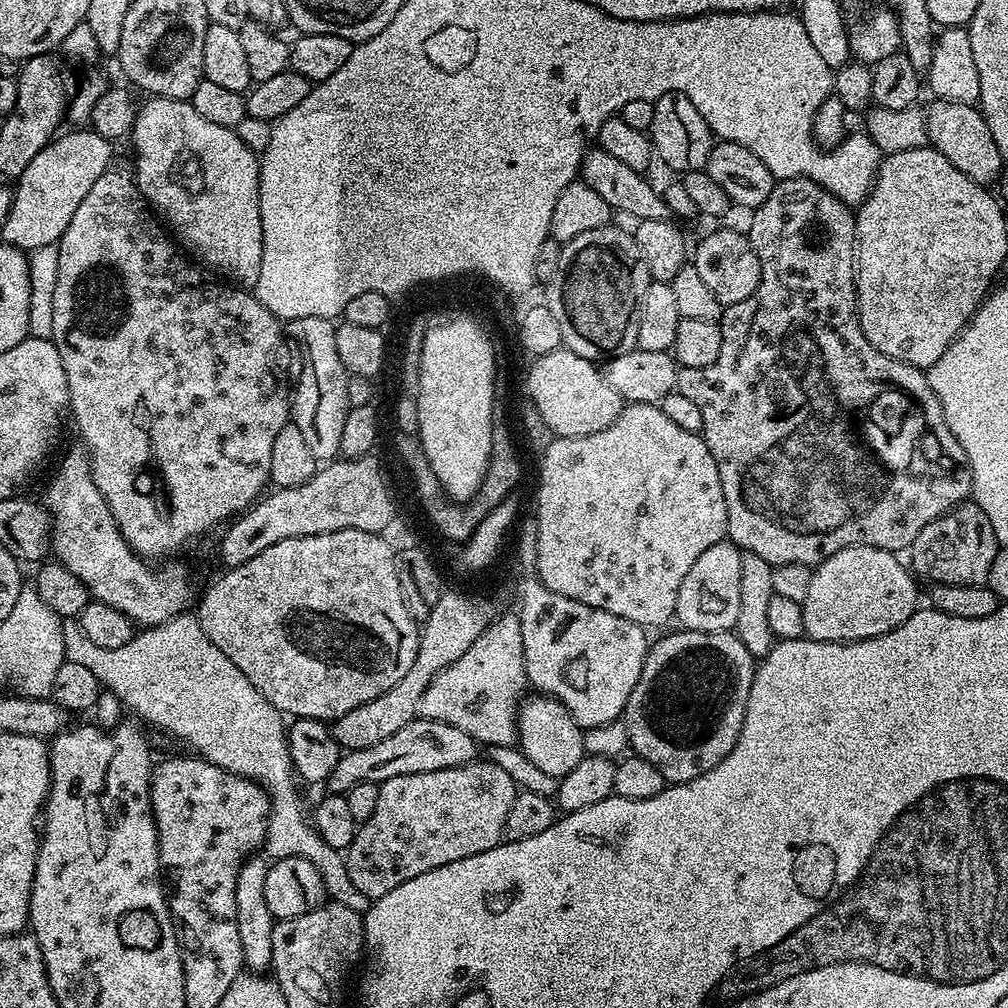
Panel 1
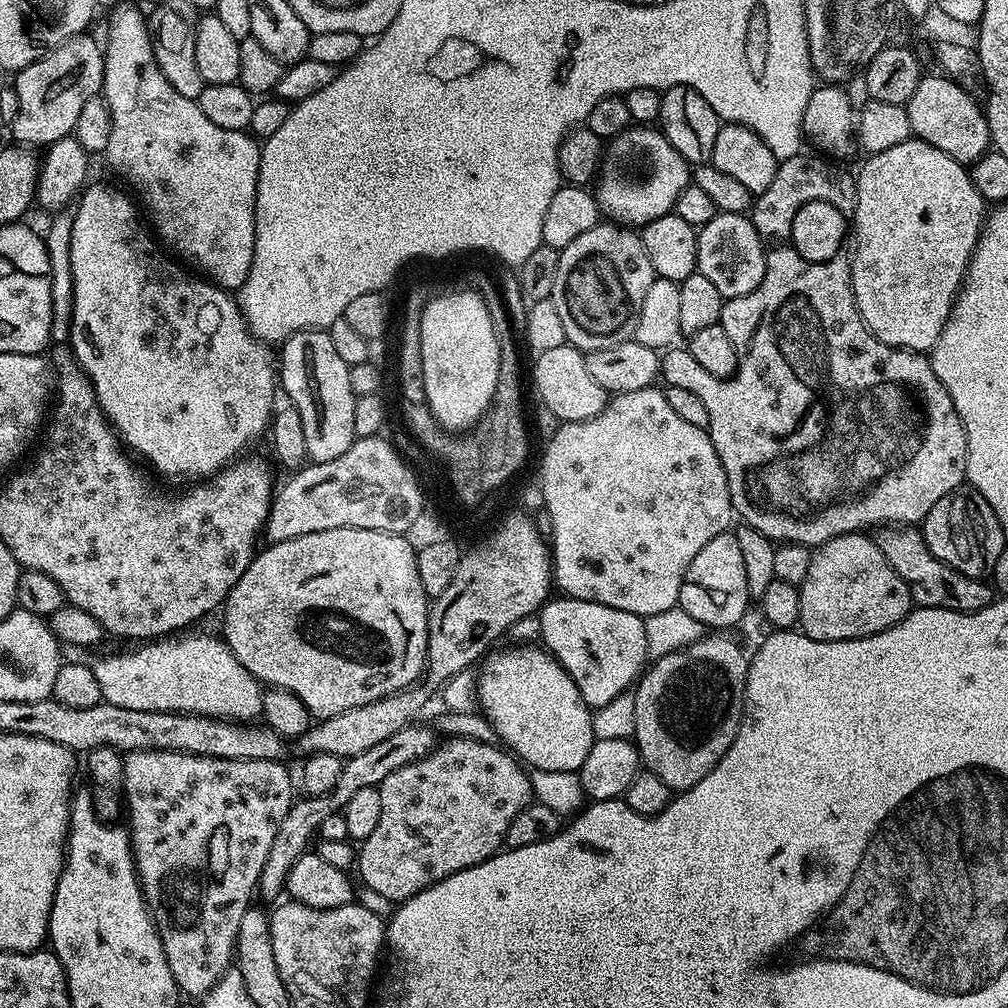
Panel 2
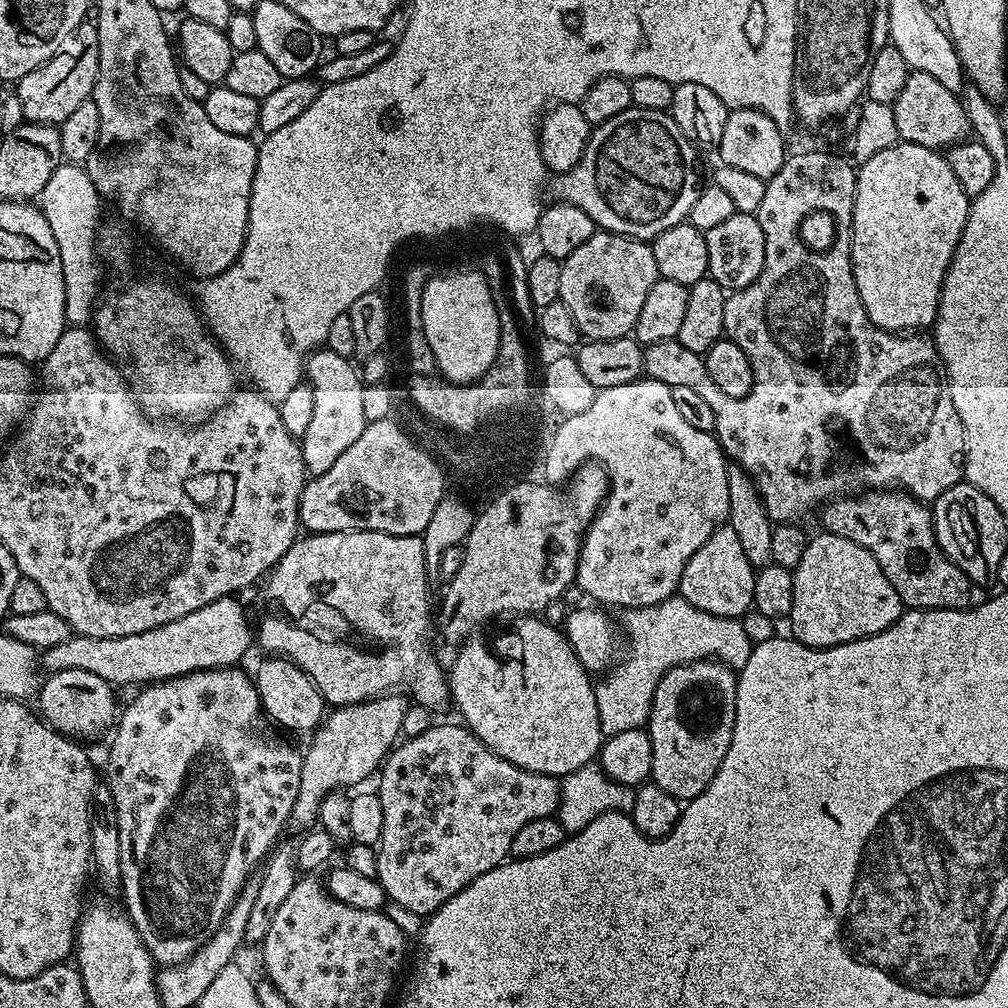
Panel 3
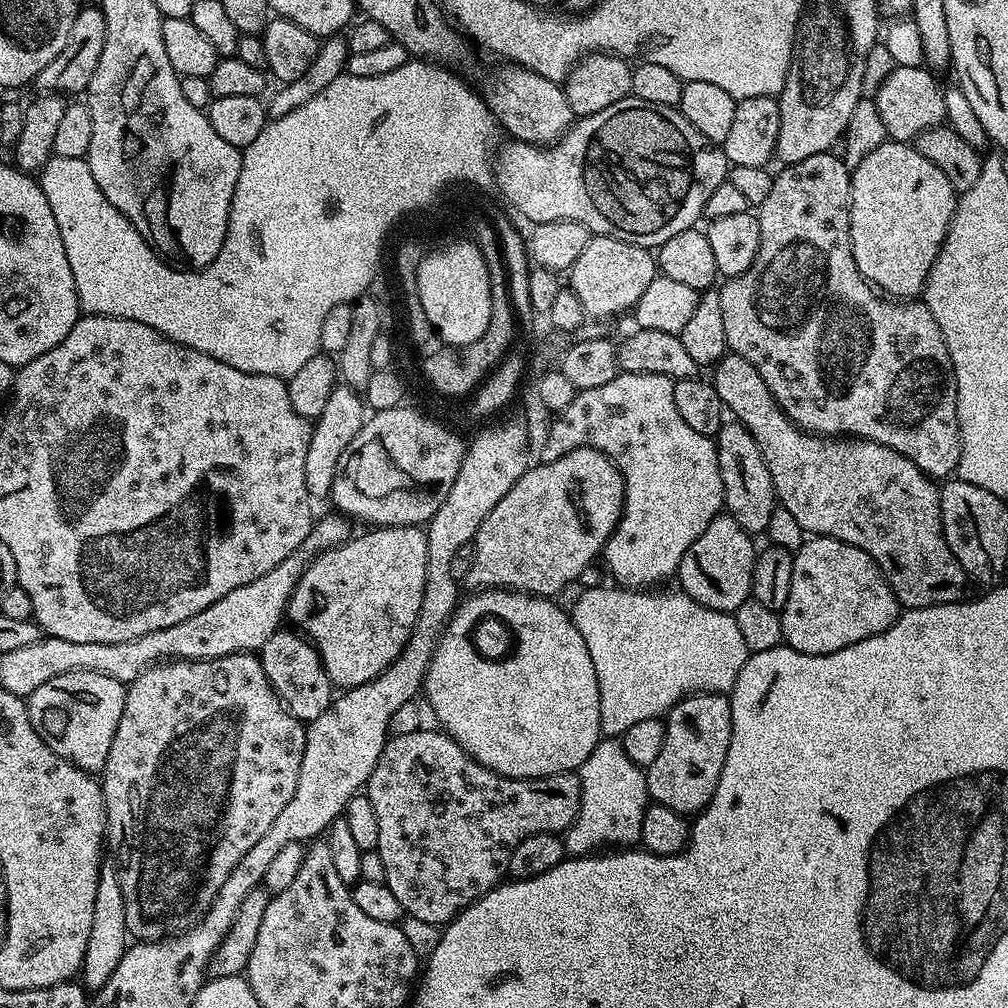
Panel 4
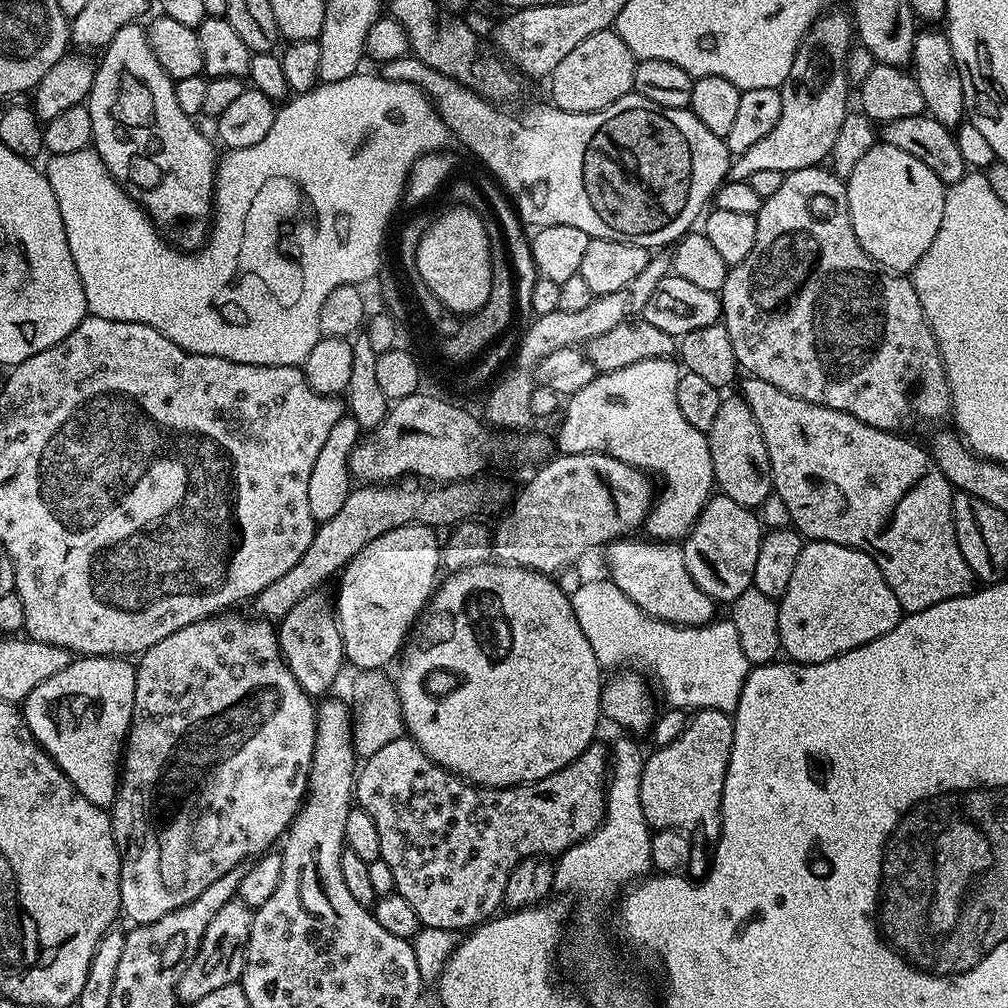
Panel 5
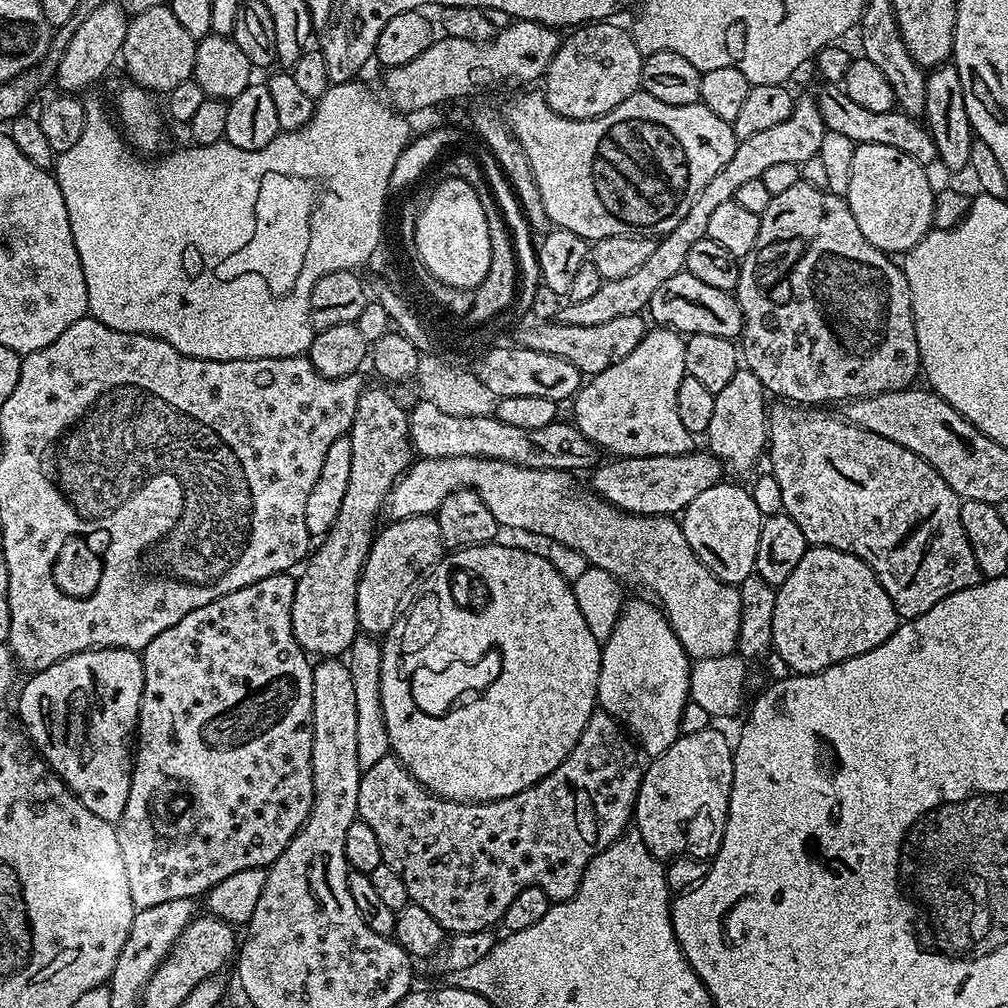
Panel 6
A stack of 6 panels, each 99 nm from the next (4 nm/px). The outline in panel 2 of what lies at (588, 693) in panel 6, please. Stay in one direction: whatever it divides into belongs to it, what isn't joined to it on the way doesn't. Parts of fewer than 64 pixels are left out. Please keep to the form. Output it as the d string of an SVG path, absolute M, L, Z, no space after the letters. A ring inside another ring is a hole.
M543 647L508 648L505 652L498 653L476 676L476 699L479 711L494 726L501 741L529 769L576 772L582 766L582 762L586 762L586 754L590 754L590 746L594 739L593 709L589 708L588 703L582 698L570 674L566 674L566 670L551 652Z

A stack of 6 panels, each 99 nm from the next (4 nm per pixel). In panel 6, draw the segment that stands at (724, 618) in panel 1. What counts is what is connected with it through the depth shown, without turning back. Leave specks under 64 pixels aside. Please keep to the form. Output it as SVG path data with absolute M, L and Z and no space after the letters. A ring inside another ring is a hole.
M721 482L702 490L690 506L686 506L680 520L680 528L690 542L690 550L698 554L702 566L710 570L722 582L739 586L756 570L758 558L758 534L764 525L764 517L755 504L751 491L740 484Z

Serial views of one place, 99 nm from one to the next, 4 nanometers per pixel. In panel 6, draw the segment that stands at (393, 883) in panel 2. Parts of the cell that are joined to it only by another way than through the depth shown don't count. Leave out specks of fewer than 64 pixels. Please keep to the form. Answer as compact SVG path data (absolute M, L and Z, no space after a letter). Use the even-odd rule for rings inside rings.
M597 710L593 712L590 722L586 722L586 730L582 730L574 750L570 750L568 757L550 775L542 778L534 786L522 790L516 796L502 798L501 800L487 800L481 804L463 804L462 802L447 800L441 796L437 797L433 792L423 788L408 773L407 768L395 756L389 754L375 763L374 766L361 771L356 815L362 822L366 822L366 826L370 826L370 830L374 830L375 836L378 838L378 846L382 846L383 864L390 866L390 870L394 870L398 873L398 878L402 878L402 883L406 886L406 894L411 903L422 906L426 910L426 914L430 914L430 918L434 918L434 922L438 922L445 933L487 932L503 921L506 906L510 906L510 902L514 902L515 896L524 888L542 890L548 896L549 901L552 902L569 900L576 893L582 874L589 862L599 852L606 850L615 840L625 835L624 820L631 821L633 819L636 811L636 795L640 789L642 775L640 760L642 761L641 753L638 751L637 745L630 739L629 733L622 730L621 725L609 712Z

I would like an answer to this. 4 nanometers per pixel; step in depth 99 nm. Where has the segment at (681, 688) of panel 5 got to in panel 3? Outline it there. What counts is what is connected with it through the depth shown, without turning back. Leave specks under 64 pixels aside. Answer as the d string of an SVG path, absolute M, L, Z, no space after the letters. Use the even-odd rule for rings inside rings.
M679 594L654 606L623 609L621 616L624 617L618 624L623 639L628 639L628 653L621 664L613 663L595 685L598 722L605 737L647 725L654 690L674 666L711 658L738 670L746 666L746 658L750 658L754 647L739 619L706 614L706 610L698 610Z

